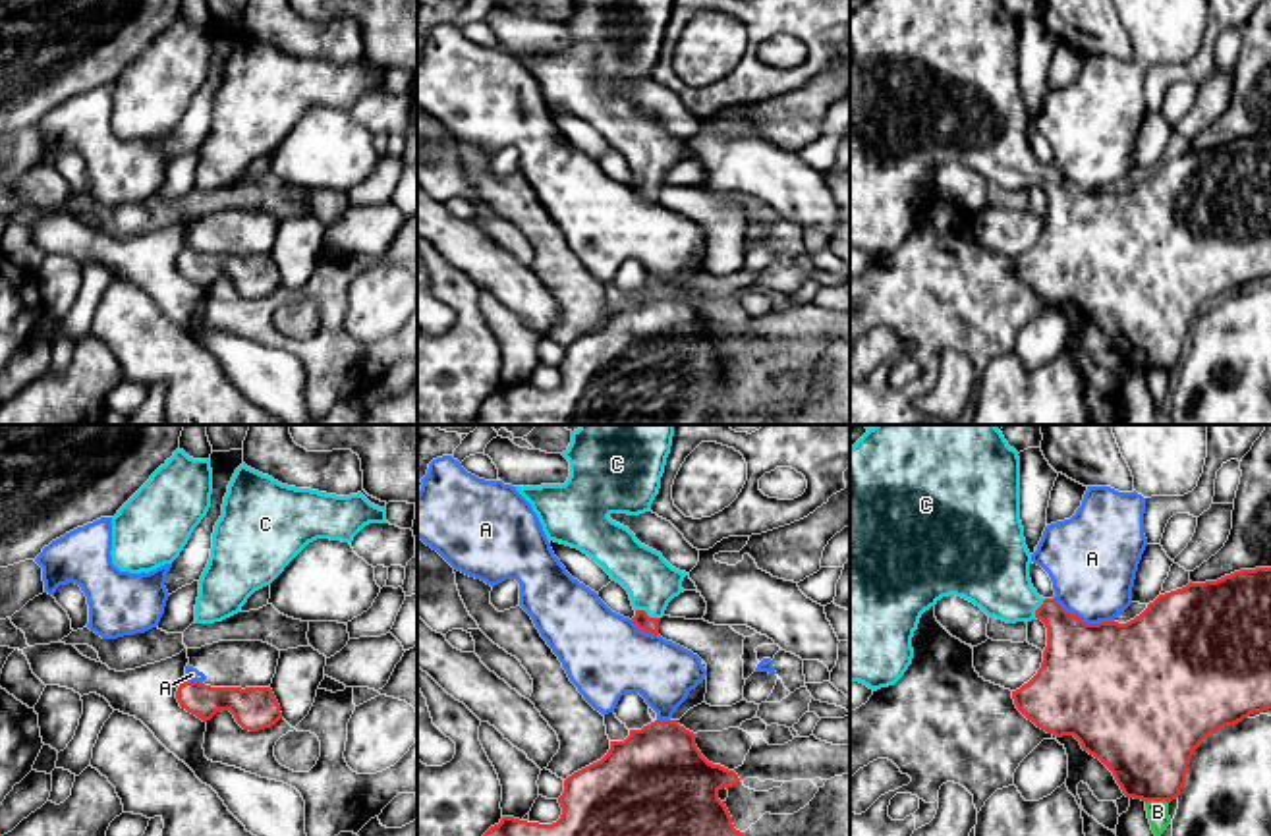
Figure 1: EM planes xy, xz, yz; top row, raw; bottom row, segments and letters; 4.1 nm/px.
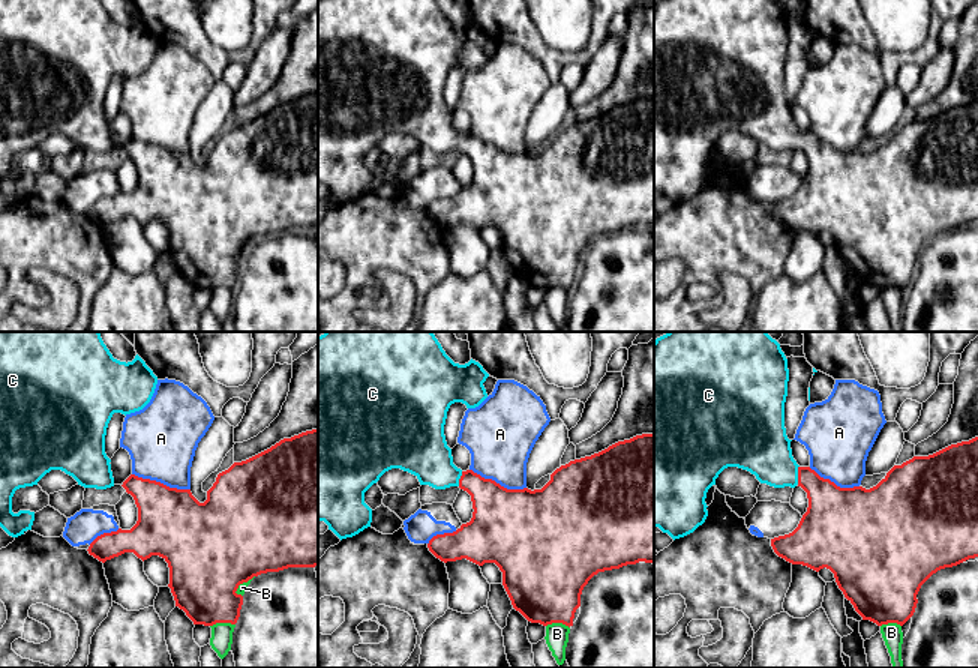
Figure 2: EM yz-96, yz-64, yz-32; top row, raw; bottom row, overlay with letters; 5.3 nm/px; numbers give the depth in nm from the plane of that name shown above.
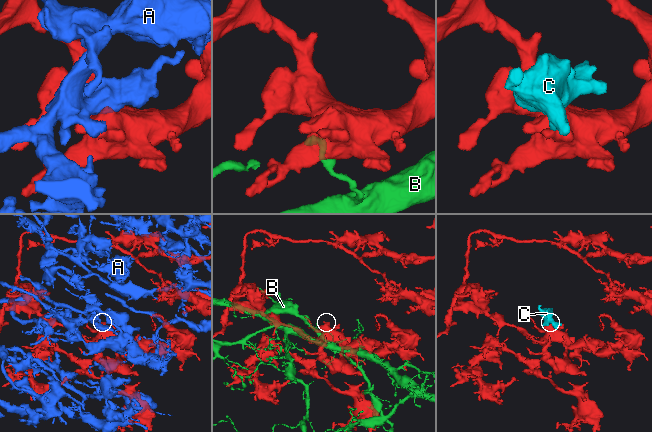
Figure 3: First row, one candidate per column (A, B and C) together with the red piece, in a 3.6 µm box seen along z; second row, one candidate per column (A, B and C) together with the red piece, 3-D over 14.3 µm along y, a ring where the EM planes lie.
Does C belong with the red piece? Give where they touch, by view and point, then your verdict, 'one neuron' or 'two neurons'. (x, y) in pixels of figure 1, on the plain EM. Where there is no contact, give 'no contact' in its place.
xz (646, 182) | one neuron

